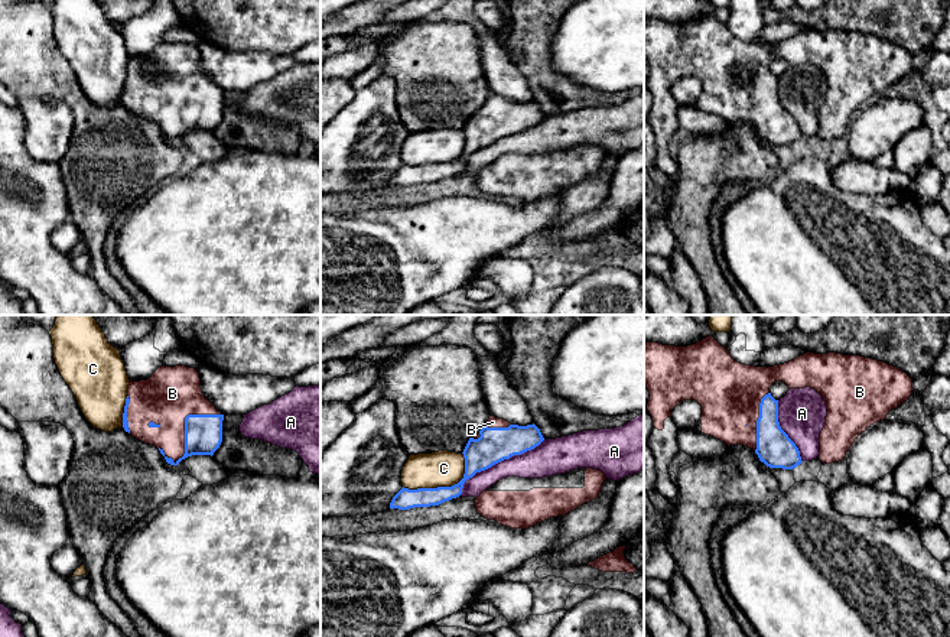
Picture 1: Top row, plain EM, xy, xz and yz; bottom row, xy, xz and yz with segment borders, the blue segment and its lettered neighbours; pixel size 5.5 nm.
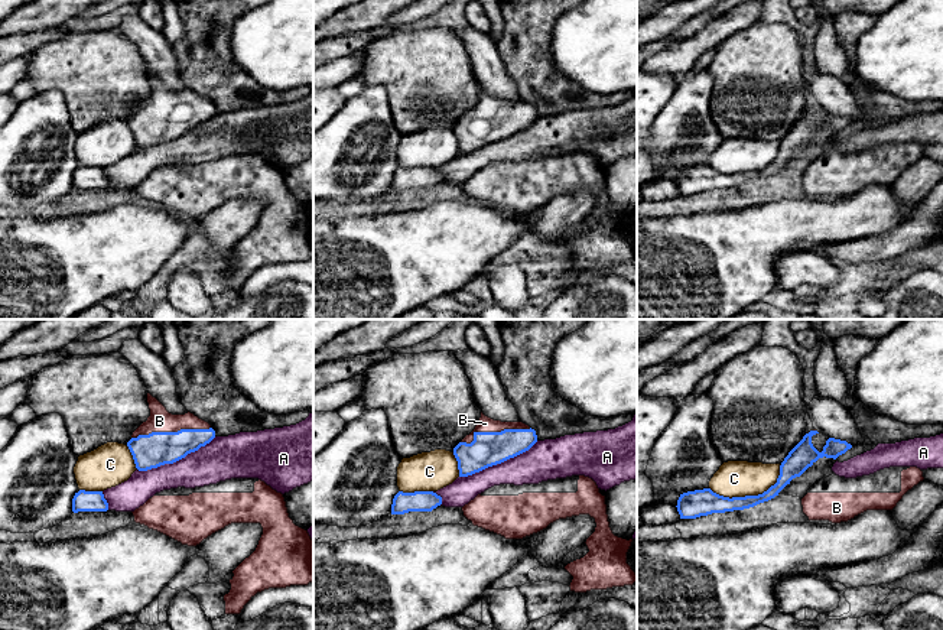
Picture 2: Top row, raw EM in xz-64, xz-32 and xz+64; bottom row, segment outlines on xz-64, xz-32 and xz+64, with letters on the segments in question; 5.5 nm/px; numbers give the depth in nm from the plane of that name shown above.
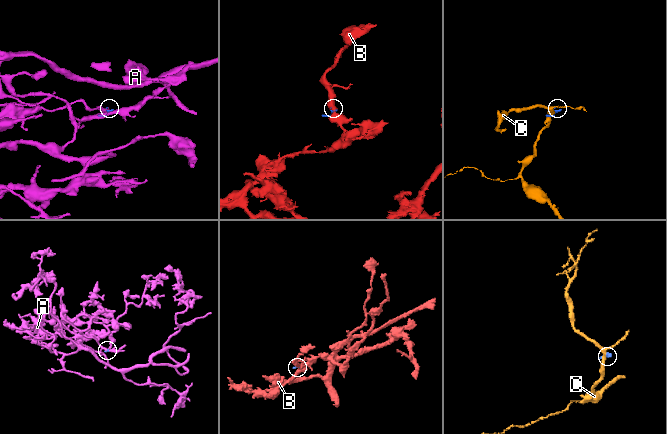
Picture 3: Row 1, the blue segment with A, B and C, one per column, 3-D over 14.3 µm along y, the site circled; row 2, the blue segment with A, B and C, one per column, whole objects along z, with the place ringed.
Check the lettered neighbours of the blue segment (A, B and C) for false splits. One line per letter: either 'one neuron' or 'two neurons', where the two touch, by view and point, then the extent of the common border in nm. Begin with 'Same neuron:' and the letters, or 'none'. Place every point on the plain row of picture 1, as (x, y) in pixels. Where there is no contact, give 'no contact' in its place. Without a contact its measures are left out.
Same neuron: B
A: two neurons; meets blue in xz at (498, 137); contact 550 nm long
B: one neuron; meets blue in xy at (185, 107); contact 400 nm long
C: two neurons; meets blue in xz at (443, 163); contact 400 nm long

